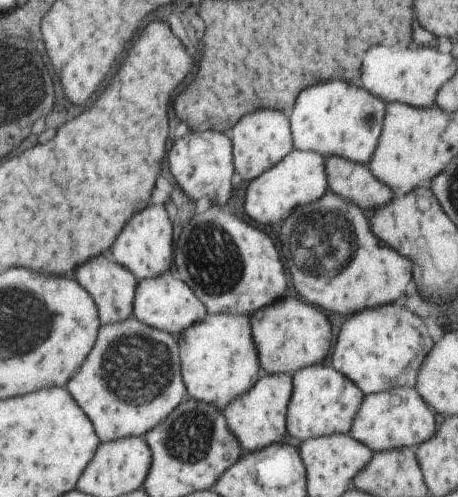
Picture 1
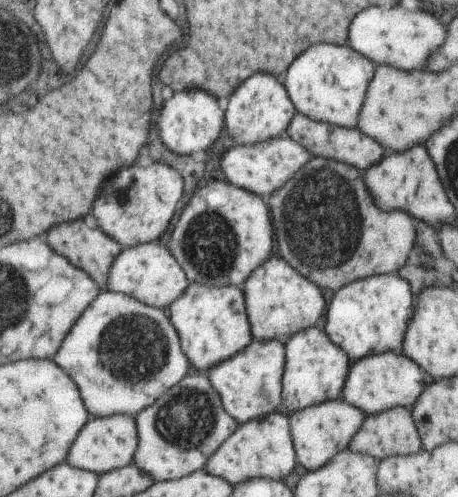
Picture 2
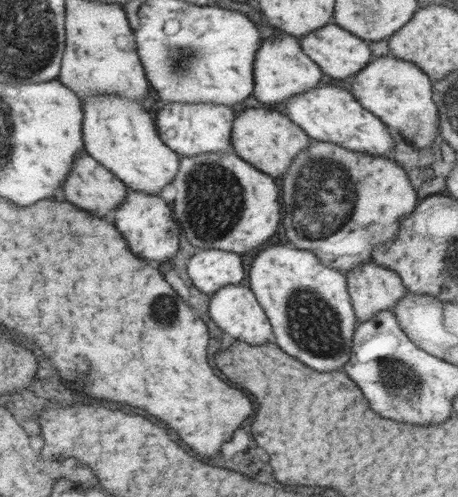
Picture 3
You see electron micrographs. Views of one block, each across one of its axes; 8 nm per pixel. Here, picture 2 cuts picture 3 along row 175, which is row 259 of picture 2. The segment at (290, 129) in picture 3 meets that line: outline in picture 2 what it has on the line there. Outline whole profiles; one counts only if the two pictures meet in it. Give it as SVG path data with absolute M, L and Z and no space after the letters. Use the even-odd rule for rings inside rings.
M271 254L267 262L251 272L243 282L243 294L247 294L247 318L251 320L253 340L277 340L285 344L293 334L313 328L325 306L319 286L299 274L289 262L277 258L277 254Z

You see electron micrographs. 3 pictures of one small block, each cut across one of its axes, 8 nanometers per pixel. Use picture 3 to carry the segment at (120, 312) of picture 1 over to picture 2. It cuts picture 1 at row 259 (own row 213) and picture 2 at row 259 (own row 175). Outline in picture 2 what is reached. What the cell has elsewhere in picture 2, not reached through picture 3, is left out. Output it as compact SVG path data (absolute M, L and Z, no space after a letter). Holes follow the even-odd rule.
M73 220L73 222L65 222L65 224L57 224L53 228L47 230L47 242L51 242L51 246L55 246L55 250L61 256L67 256L67 260L75 266L85 270L97 284L101 290L107 290L107 272L111 270L111 264L115 260L115 256L123 250L111 236L107 236L103 230L97 228L89 228L85 226L81 220Z

